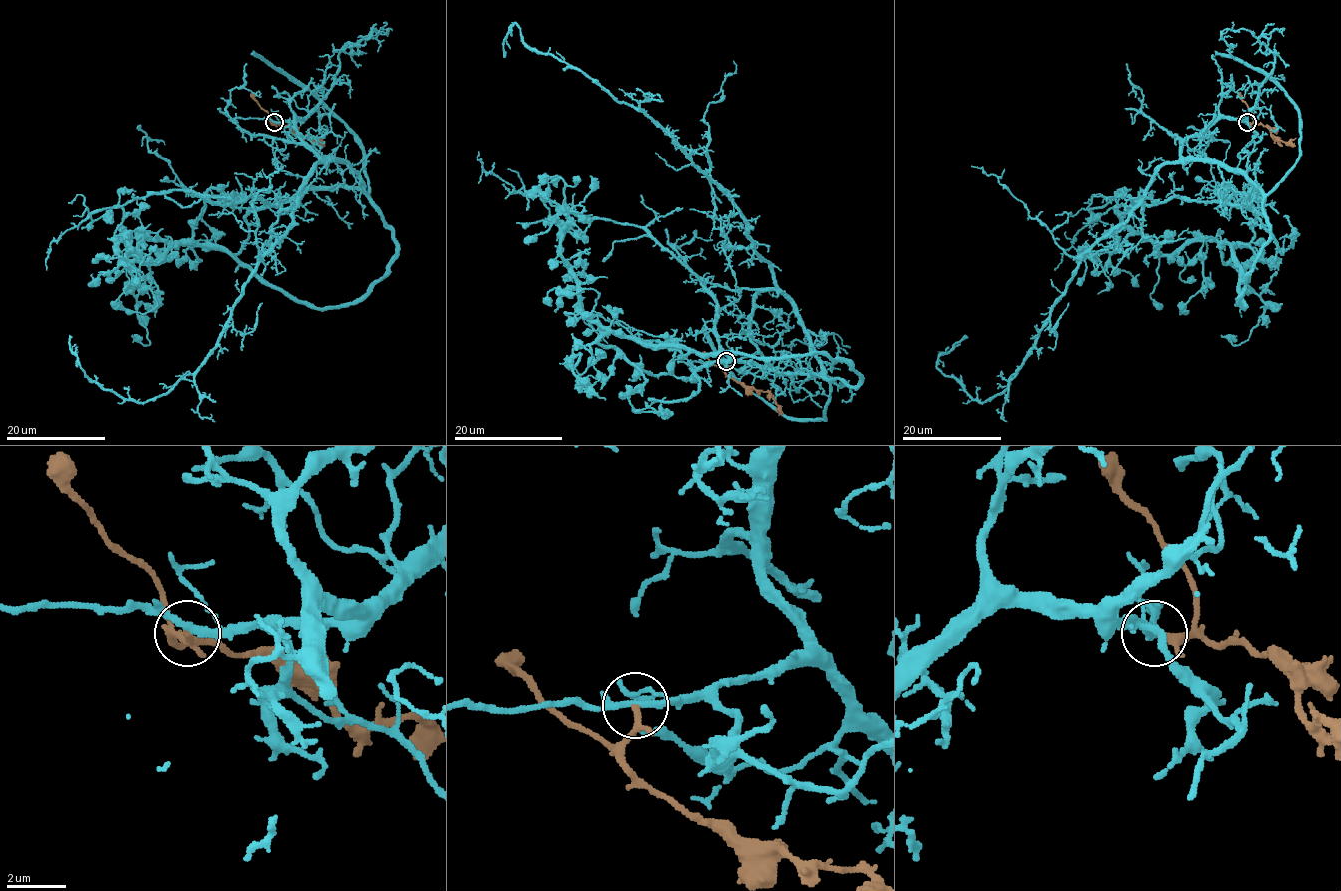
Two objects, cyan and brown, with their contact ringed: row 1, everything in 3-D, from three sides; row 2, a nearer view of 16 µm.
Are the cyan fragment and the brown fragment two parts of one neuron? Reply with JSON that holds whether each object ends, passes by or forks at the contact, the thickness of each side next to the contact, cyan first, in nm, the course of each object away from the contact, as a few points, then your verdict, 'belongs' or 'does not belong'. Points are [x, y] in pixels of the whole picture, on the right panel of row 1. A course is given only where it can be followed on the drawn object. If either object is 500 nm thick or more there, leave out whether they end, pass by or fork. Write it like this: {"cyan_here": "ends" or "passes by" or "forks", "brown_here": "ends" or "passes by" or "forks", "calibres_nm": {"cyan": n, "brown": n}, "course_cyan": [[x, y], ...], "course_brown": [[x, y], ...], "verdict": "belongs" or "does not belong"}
{"cyan_here": "forks", "brown_here": "passes by", "calibres_nm": {"cyan": 190, "brown": 180}, "course_cyan": [[1246, 122], [1181, 154], [1259, 187], [1248, 243], [1077, 257], [1099, 261]], "course_brown": [[1246, 122], [1266, 126], [1274, 138], [1284, 142], [1296, 138]], "verdict": "does not belong"}

